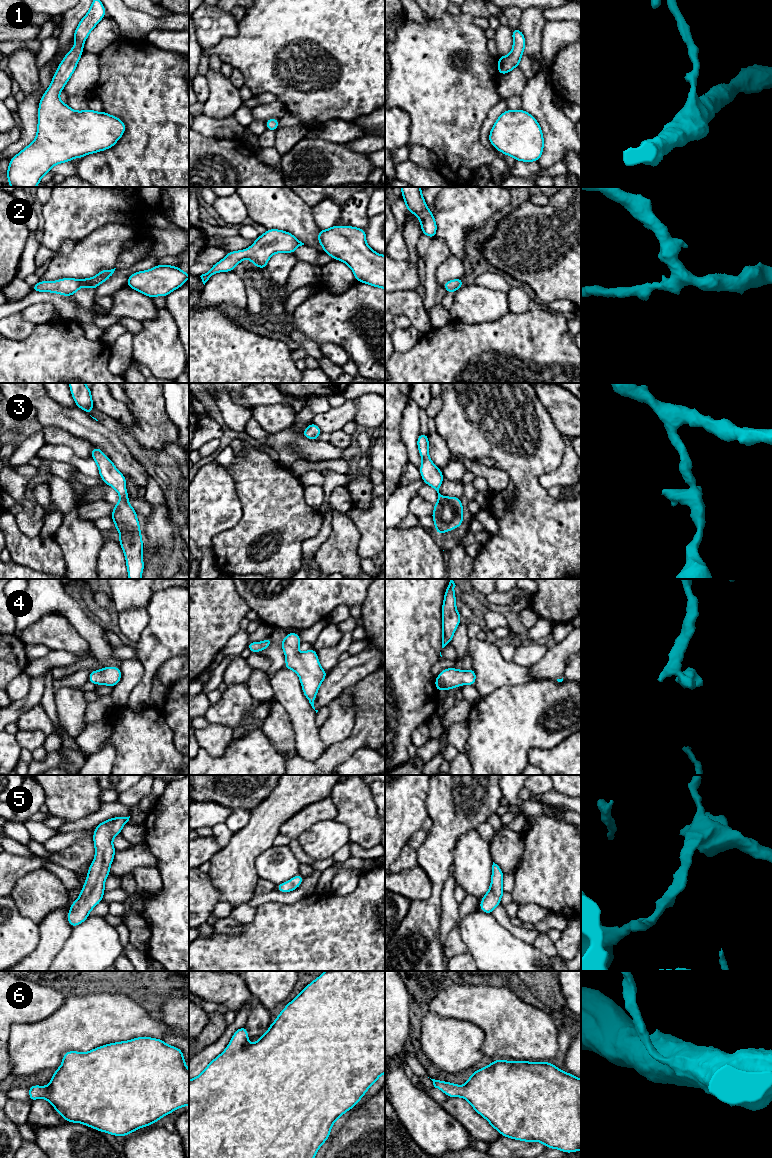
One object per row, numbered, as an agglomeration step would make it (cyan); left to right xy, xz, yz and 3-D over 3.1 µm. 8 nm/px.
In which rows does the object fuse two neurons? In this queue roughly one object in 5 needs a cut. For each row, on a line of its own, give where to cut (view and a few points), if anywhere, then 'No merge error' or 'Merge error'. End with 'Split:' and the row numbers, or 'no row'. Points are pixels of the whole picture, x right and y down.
1: No split. No merge error
2: No split. No merge error
3: No split. No merge error
4: No split. No merge error
5: No split. No merge error
6: No split. No merge error
Split: no row

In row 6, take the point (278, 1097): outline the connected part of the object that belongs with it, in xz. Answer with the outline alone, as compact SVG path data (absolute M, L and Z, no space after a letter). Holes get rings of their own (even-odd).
M325 971L285 1006L257 1042L248 1045L248 1041L248 1030L243 1026L233 1034L226 1049L213 1059L199 1076L189 1080L189 1158L314 1158L328 1139L332 1125L345 1112L351 1110L366 1094L369 1087L385 1073L385 971Z

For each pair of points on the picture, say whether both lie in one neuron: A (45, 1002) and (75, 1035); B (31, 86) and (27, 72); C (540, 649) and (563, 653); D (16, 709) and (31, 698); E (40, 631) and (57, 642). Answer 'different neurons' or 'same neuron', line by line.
A: different neurons
B: same neuron
C: different neurons
D: same neuron
E: same neuron

